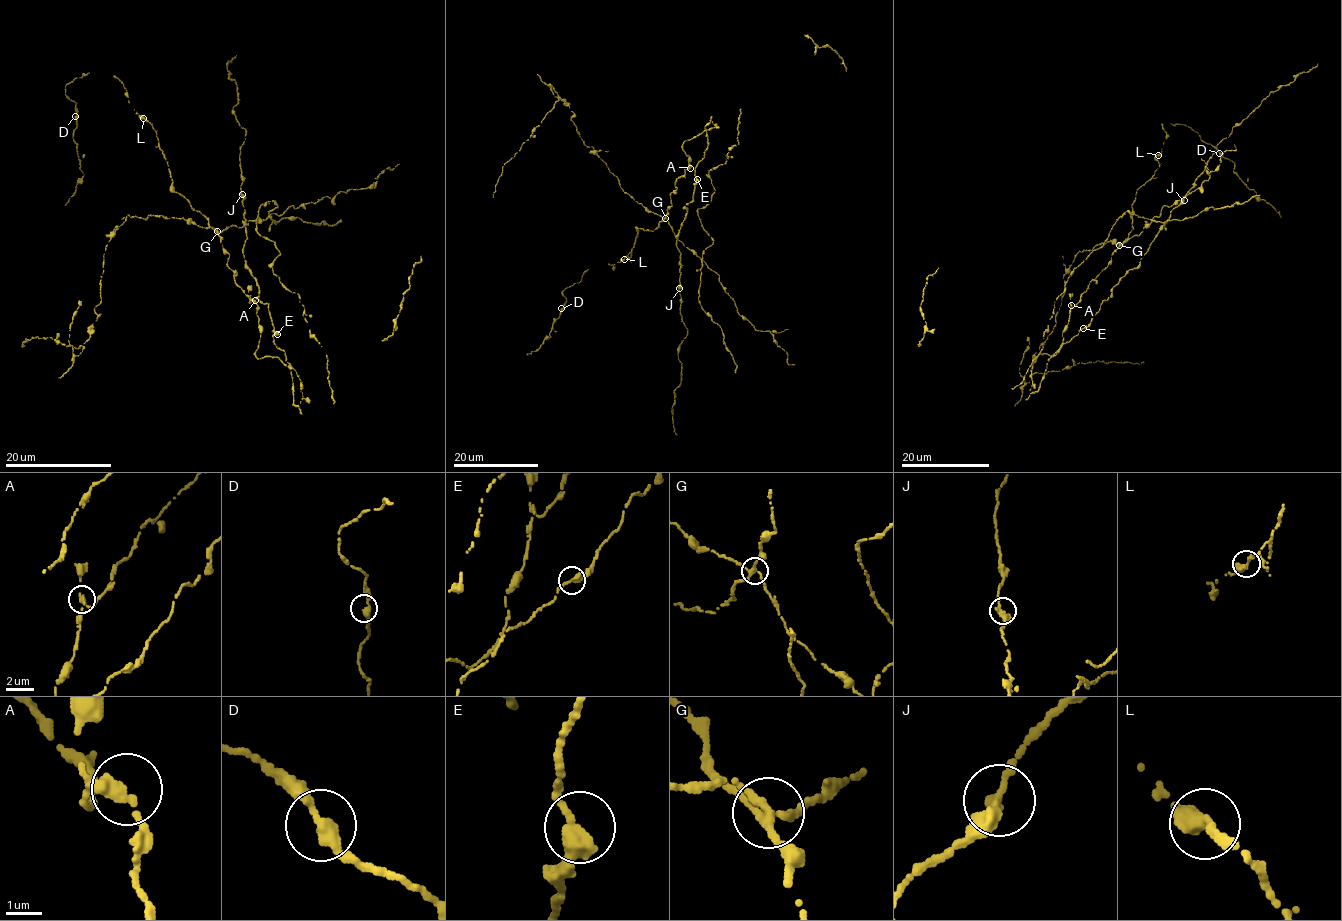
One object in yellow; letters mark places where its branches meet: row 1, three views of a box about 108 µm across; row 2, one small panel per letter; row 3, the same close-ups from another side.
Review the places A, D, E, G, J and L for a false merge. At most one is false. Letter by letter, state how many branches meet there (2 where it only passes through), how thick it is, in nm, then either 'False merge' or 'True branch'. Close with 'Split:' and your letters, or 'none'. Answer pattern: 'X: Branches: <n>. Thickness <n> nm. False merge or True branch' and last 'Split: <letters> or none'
A: Branches: 3. Thickness 240 nm. True branch
D: Branches: 2. Thickness 320 nm. True branch
E: Branches: 2. Thickness 360 nm. True branch
G: Branches: 3. Thickness 280 nm. False merge
J: Branches: 2. Thickness 360 nm. True branch
L: Branches: 2. Thickness 380 nm. True branch
Split: G

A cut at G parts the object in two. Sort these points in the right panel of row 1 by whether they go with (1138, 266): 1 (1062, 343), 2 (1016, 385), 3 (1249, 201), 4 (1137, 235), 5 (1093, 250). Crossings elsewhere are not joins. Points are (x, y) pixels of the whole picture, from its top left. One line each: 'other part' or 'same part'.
1: same part
2: other part
3: other part
4: other part
5: other part

